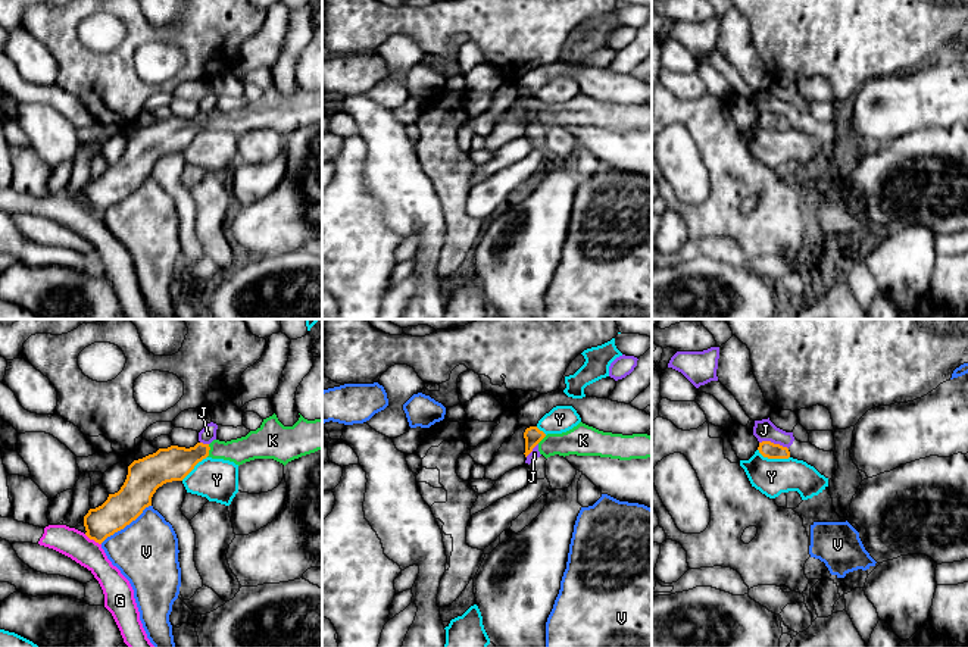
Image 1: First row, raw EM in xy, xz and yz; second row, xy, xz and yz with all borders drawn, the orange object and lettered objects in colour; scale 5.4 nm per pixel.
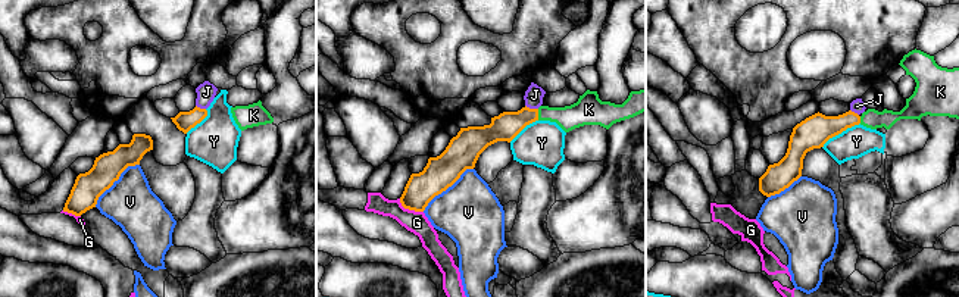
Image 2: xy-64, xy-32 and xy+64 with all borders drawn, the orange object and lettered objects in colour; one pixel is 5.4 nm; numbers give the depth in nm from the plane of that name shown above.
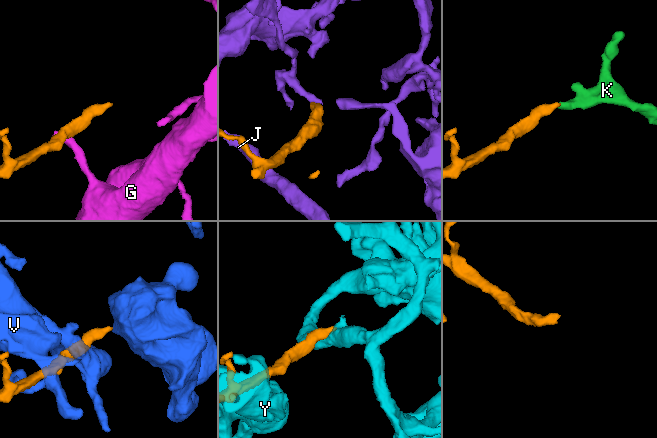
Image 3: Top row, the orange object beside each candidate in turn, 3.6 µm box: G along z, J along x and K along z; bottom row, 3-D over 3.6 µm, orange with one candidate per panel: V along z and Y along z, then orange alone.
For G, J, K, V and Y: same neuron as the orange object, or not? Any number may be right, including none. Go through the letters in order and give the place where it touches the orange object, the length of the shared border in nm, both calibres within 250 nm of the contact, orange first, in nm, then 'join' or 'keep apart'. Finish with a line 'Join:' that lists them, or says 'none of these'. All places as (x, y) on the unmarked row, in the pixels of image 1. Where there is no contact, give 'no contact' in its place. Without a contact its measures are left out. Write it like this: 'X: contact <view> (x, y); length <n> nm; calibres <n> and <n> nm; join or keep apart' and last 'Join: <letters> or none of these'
G: contact xy (93, 209); length 110 nm; calibres 180 and 160 nm; keep apart
J: contact yz (773, 113); length 170 nm; calibres 90 and 120 nm; keep apart
K: contact xy (209, 119); length 70 nm; calibres 190 and 150 nm; join
V: contact xy (125, 196); length 360 nm; calibres 180 and 360 nm; keep apart
Y: contact yz (773, 128); length 180 nm; calibres 90 and 200 nm; keep apart
Join: K

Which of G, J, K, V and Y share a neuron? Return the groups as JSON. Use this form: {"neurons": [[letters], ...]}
{"neurons": [["G"], ["J"], ["K"], ["V"], ["Y"]]}

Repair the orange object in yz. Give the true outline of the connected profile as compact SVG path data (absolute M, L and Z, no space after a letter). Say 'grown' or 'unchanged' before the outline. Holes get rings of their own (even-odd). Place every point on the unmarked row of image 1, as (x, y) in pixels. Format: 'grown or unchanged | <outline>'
unchanged | M771 112L759 113L758 121L764 128L768 128L768 129L789 129L790 128L790 122L787 118L774 115Z

